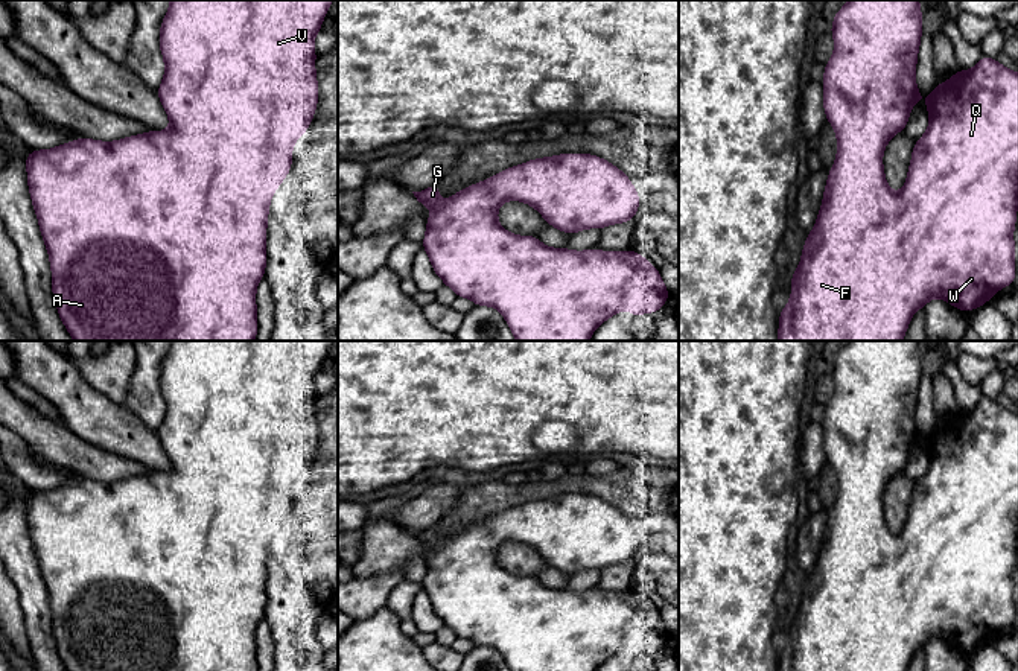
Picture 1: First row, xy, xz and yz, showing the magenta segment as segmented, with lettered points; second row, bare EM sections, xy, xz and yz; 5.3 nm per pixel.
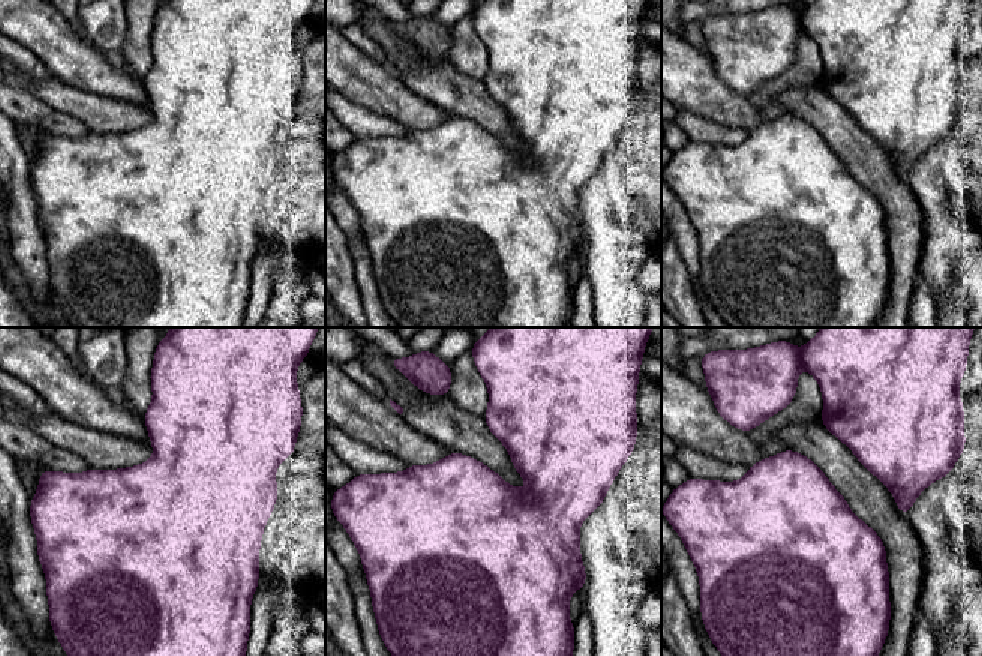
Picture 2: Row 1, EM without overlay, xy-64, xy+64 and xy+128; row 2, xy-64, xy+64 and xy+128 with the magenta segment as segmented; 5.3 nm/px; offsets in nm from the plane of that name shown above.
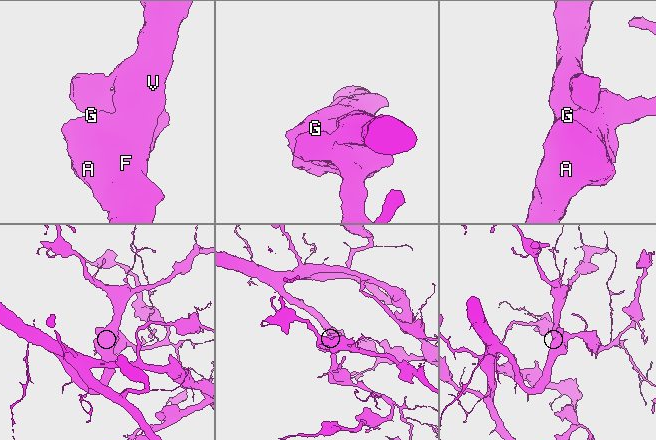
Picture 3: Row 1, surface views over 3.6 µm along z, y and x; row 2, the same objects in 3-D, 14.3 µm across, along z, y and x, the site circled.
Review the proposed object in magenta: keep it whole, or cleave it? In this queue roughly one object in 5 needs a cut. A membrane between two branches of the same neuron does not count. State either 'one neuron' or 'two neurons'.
one neuron

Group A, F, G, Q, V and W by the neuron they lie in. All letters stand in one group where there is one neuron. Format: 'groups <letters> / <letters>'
groups A F G Q V W

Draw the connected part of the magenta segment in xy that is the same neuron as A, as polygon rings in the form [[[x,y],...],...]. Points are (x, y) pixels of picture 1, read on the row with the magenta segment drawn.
[[[170,0],[160,26],[164,79],[157,88],[170,120],[166,131],[148,131],[116,142],[81,137],[53,149],[26,155],[29,195],[46,243],[56,310],[75,341],[254,341],[256,289],[268,262],[269,201],[292,166],[292,146],[307,131],[318,103],[315,35],[333,0]]]

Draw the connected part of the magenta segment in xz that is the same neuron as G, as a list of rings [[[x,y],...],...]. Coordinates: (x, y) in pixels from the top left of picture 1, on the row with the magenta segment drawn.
[[[558,154],[557,157],[534,158],[508,167],[485,181],[475,183],[447,201],[440,202],[438,183],[412,192],[422,205],[432,208],[426,219],[423,250],[434,272],[457,297],[469,298],[475,306],[492,306],[505,318],[516,341],[589,341],[596,327],[618,315],[622,307],[633,316],[653,313],[668,301],[670,292],[660,272],[648,259],[625,251],[549,248],[537,236],[517,236],[498,224],[498,208],[505,201],[522,201],[534,207],[549,227],[574,234],[587,228],[604,228],[613,224],[633,222],[639,208],[639,195],[628,176],[616,166],[592,154]]]

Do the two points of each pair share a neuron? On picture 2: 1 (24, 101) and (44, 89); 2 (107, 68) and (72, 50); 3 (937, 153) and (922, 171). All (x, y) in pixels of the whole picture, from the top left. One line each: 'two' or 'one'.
1: two
2: one
3: one

